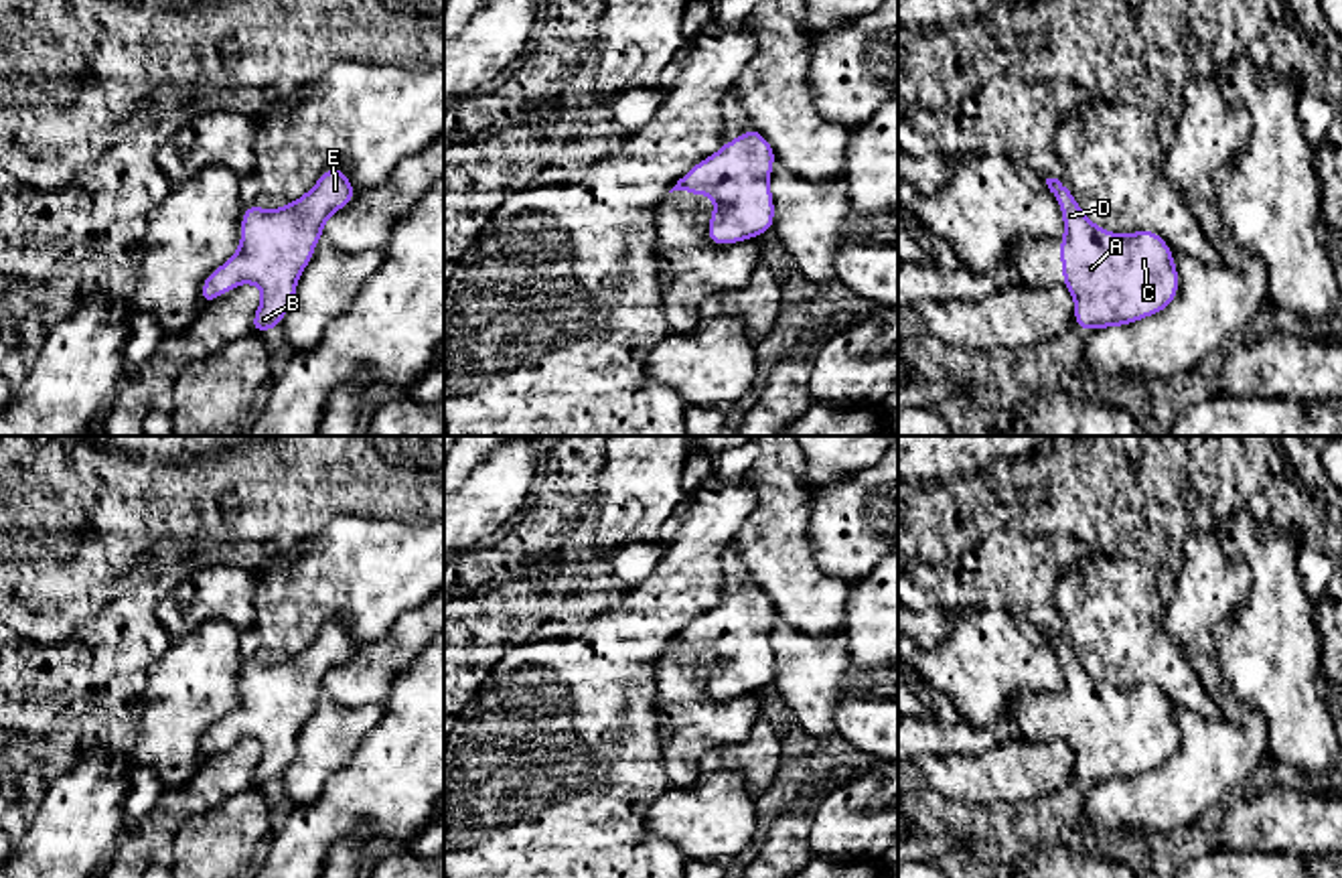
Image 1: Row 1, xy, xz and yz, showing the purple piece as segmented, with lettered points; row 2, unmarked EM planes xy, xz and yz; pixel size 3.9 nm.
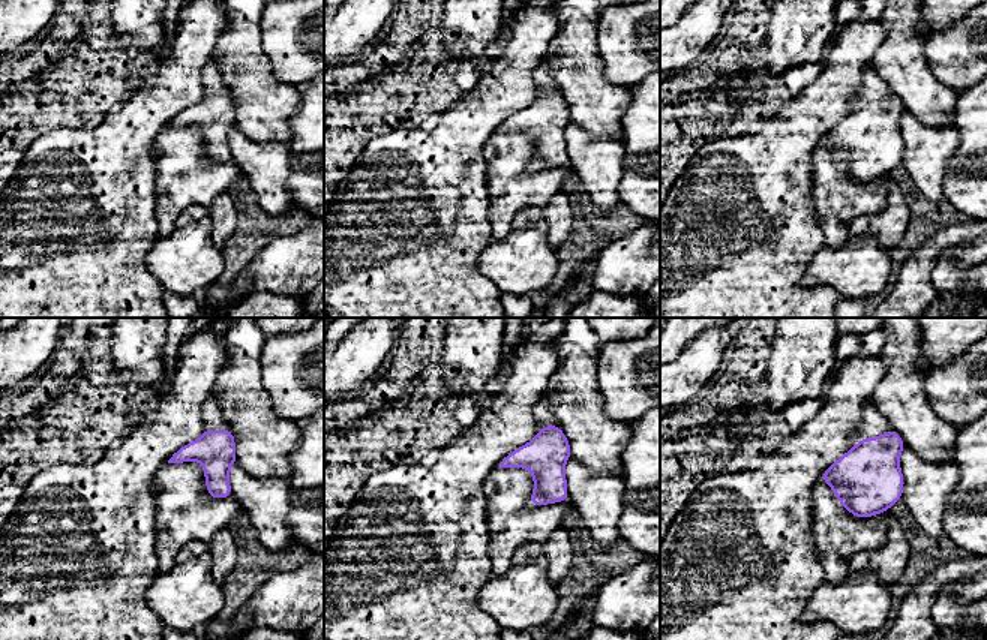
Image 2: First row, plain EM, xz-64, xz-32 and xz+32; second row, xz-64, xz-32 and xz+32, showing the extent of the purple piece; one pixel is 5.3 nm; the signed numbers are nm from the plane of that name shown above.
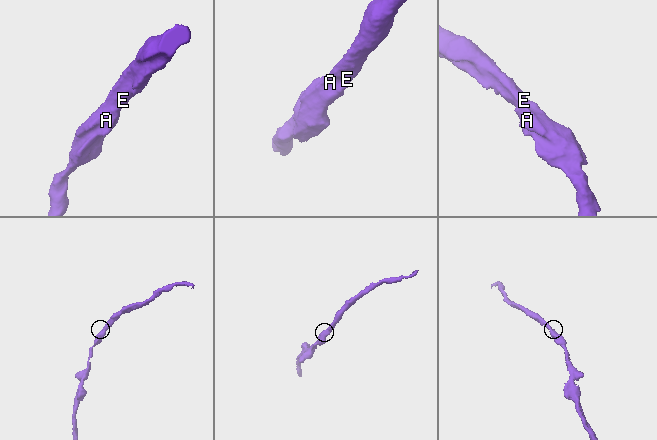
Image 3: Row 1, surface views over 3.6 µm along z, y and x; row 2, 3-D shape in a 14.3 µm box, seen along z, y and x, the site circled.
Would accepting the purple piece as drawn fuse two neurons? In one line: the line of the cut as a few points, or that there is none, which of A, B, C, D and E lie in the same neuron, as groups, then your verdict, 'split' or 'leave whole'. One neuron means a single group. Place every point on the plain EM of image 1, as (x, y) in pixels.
no cut; A B C D E; leave whole

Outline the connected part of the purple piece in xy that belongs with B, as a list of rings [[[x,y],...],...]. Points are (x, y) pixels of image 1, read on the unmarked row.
[[[326,623],[308,647],[280,663],[245,661],[239,704],[205,732],[203,760],[235,740],[255,738],[262,756],[251,785],[264,789],[276,783],[296,754],[298,732],[314,712],[326,673],[355,649],[343,623]]]

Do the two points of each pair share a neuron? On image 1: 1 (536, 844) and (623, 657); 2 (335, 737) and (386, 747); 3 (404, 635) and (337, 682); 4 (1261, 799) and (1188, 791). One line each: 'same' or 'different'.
1: same
2: different
3: same
4: different

